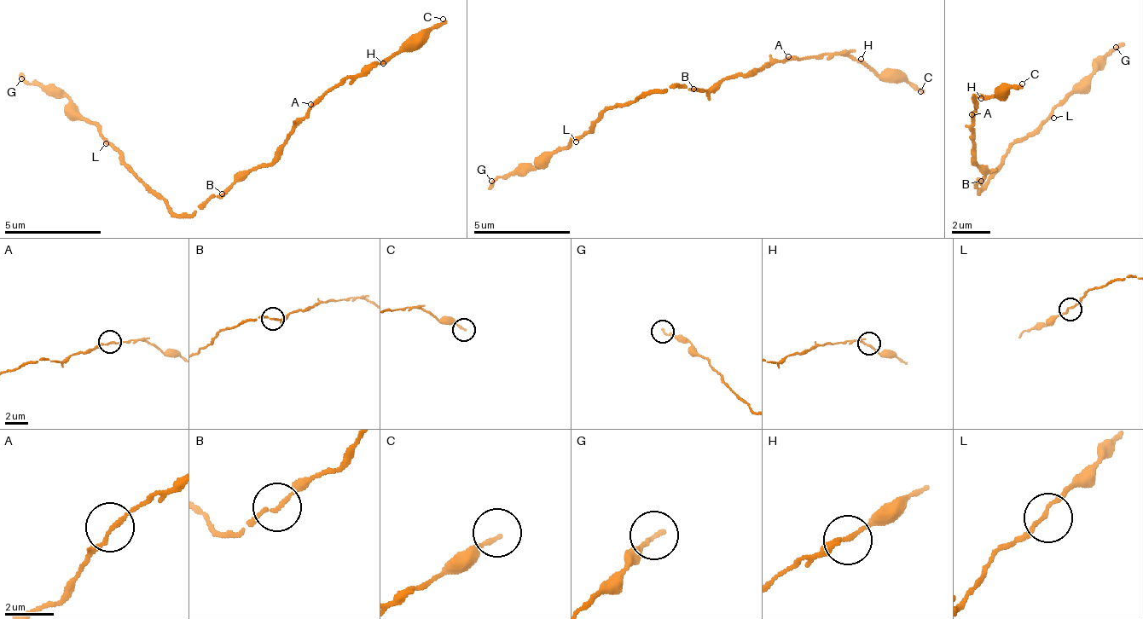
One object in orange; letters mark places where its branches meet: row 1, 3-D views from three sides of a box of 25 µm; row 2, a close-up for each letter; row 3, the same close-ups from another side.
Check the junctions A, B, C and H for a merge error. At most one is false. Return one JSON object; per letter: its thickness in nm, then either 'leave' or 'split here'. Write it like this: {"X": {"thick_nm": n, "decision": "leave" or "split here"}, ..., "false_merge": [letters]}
{"A": {"thick_nm": 140, "decision": "leave"}, "B": {"thick_nm": 140, "decision": "split here"}, "C": {"thick_nm": 180, "decision": "leave"}, "H": {"thick_nm": 170, "decision": "leave"}, "false_merge": ["B"]}

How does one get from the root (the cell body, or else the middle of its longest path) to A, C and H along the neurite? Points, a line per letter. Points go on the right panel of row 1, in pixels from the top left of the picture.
A: (979, 182), (983, 178), (983, 169), (972, 160), (970, 113)
C: (979, 182), (983, 169), (972, 160), (972, 101), (982, 95), (986, 99), (1000, 95), (999, 99), (1022, 83)
H: (979, 182), (983, 178), (983, 169), (972, 160), (970, 116), (974, 112), (972, 101), (982, 95), (981, 98)

